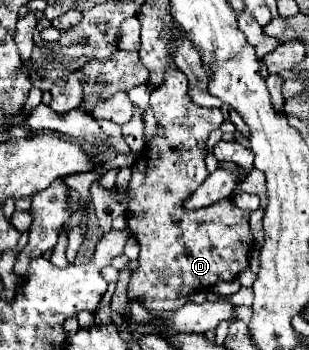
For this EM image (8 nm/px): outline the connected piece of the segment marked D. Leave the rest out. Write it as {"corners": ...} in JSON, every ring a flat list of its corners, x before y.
{"corners":[[170,67,164,73,162,85,158,85,150,95,150,107,158,119,158,123,164,125,162,137,158,137,160,145,156,145,156,137,148,141,148,147,144,153,138,155,140,165,132,167,132,177,128,181,128,229,136,237,140,245,140,257,138,267,130,275,128,283,128,299,130,301,142,301,142,307,150,311,158,309,178,309,178,305,184,305,188,301,188,293,192,291,204,291,210,289,218,279,228,281,236,279,242,271,248,269,248,255,254,249,252,233,248,227,250,211,244,211,236,207,233,201,222,199,210,207,188,211,184,207,184,200,190,197,200,183,208,177,204,157,206,157,206,139,208,135,220,127,224,121,220,107,202,107,194,105,194,101,188,95,188,77,184,71]]}

